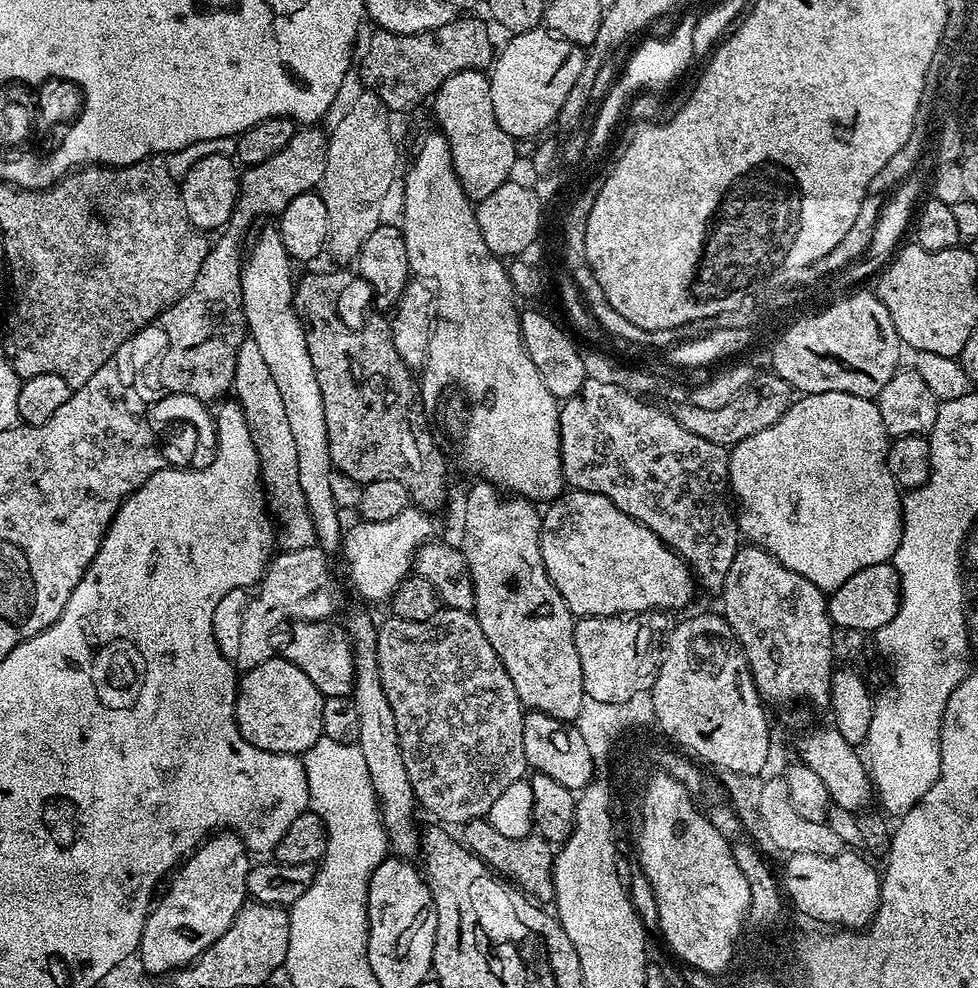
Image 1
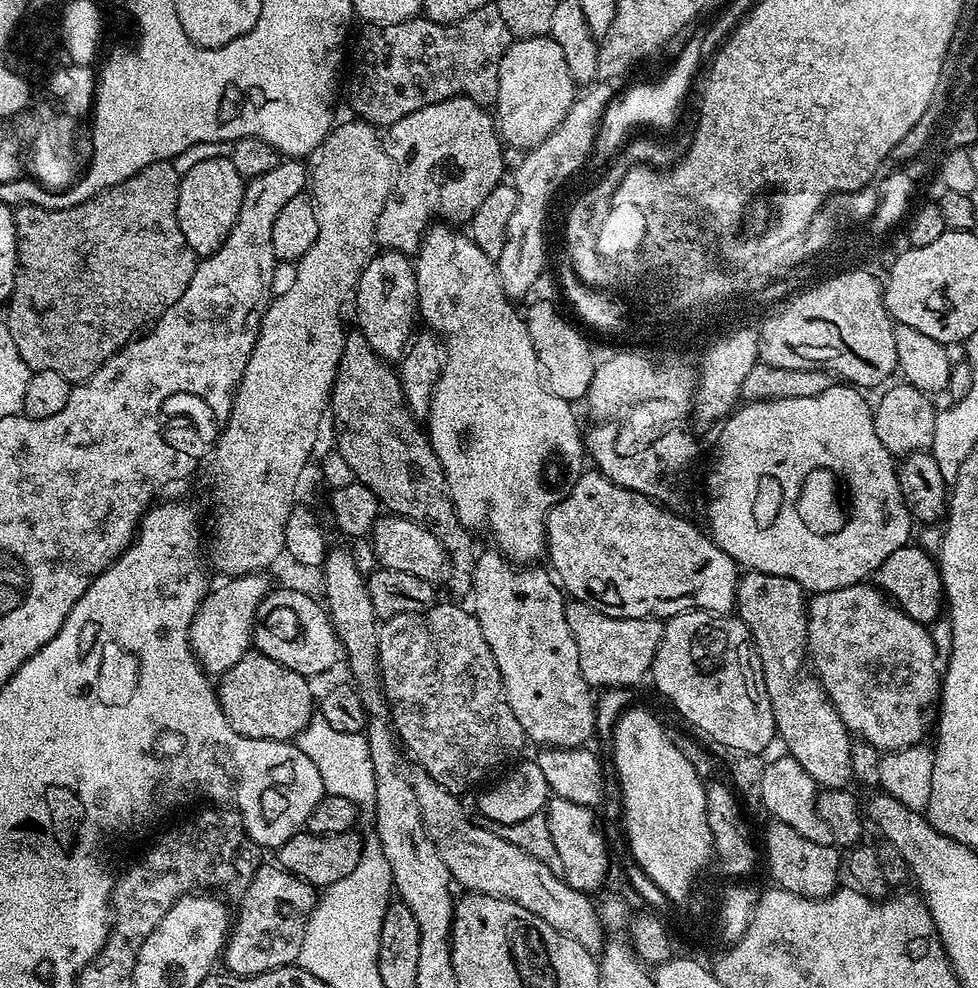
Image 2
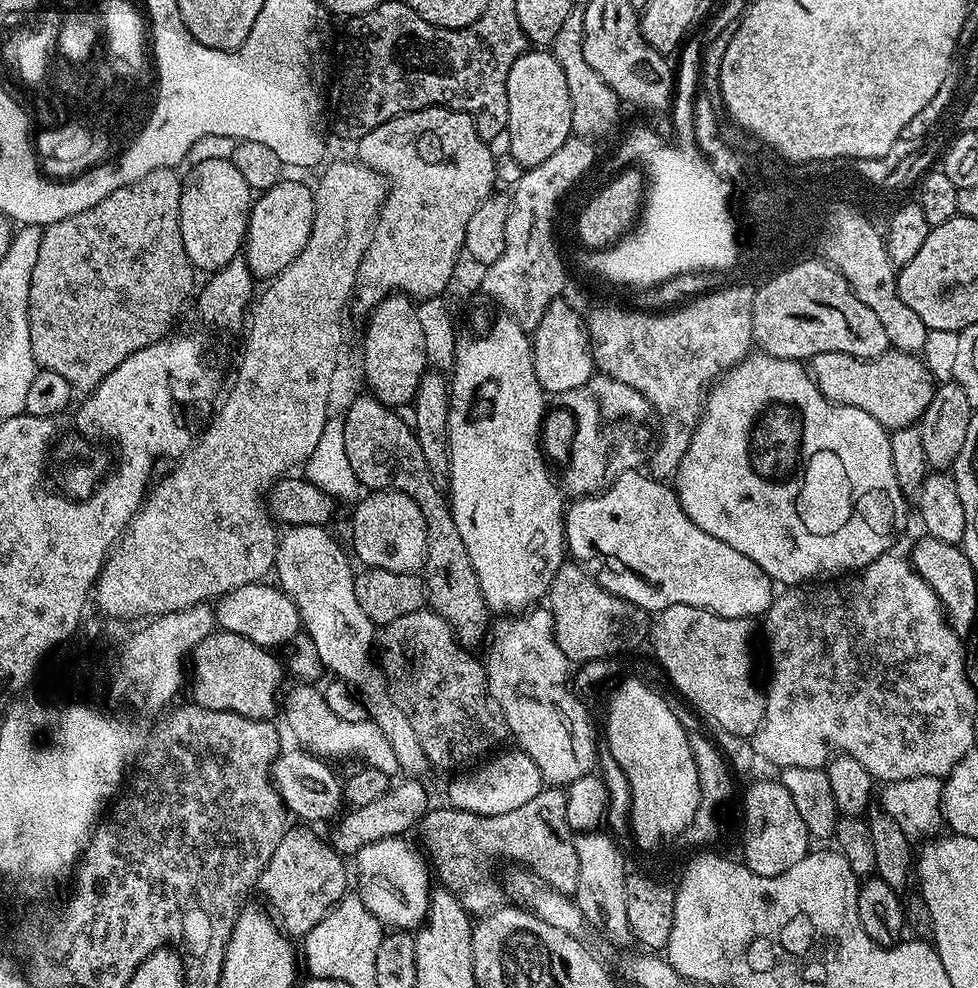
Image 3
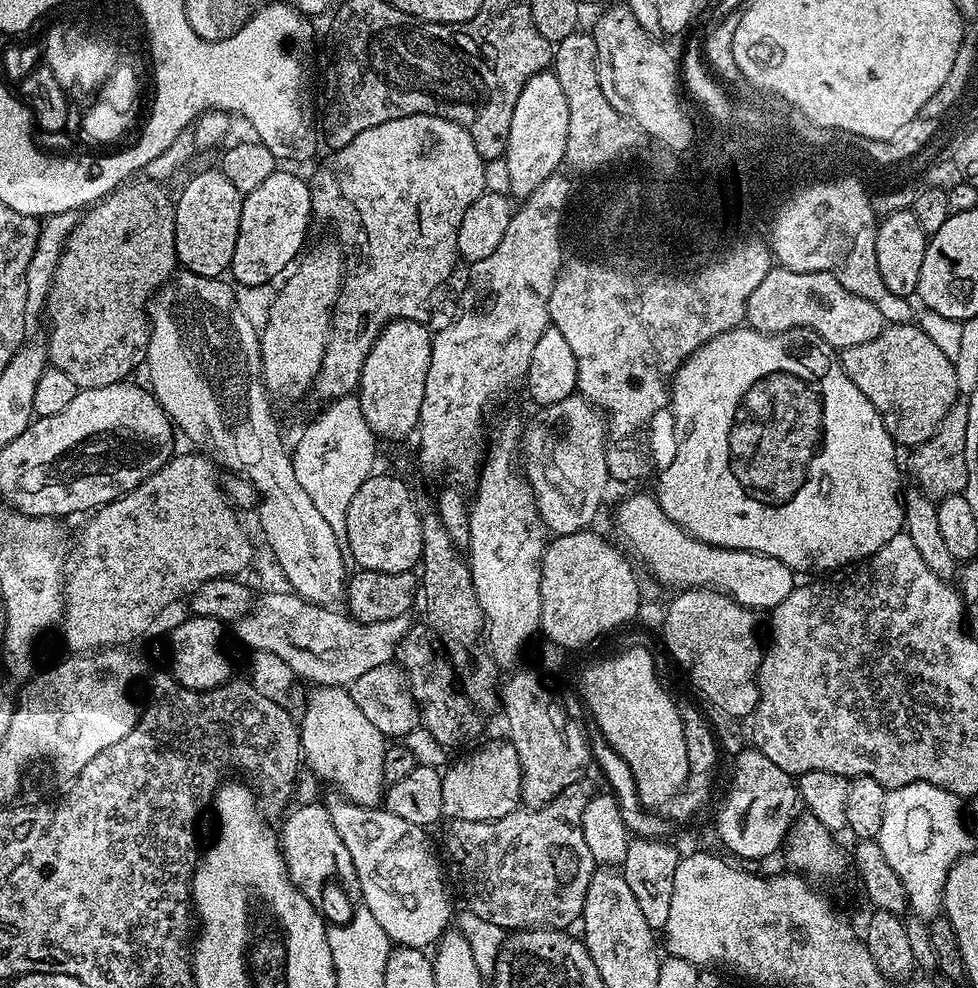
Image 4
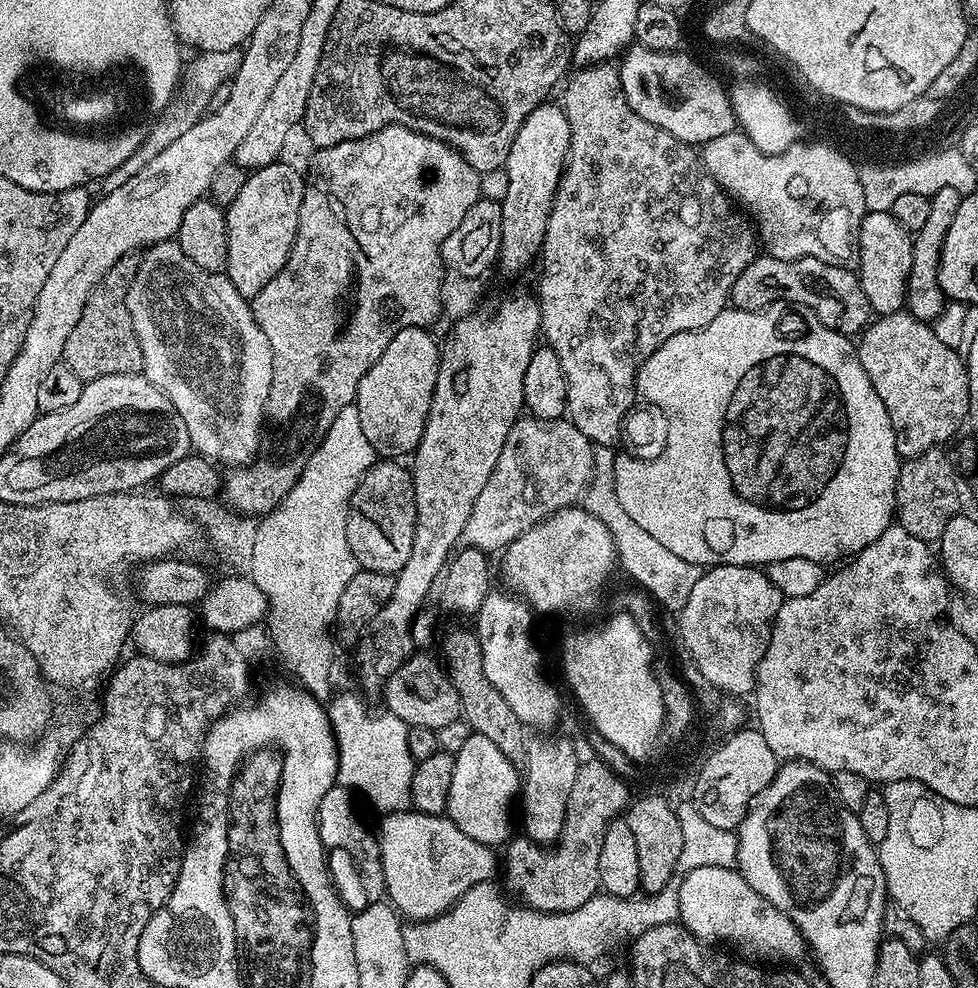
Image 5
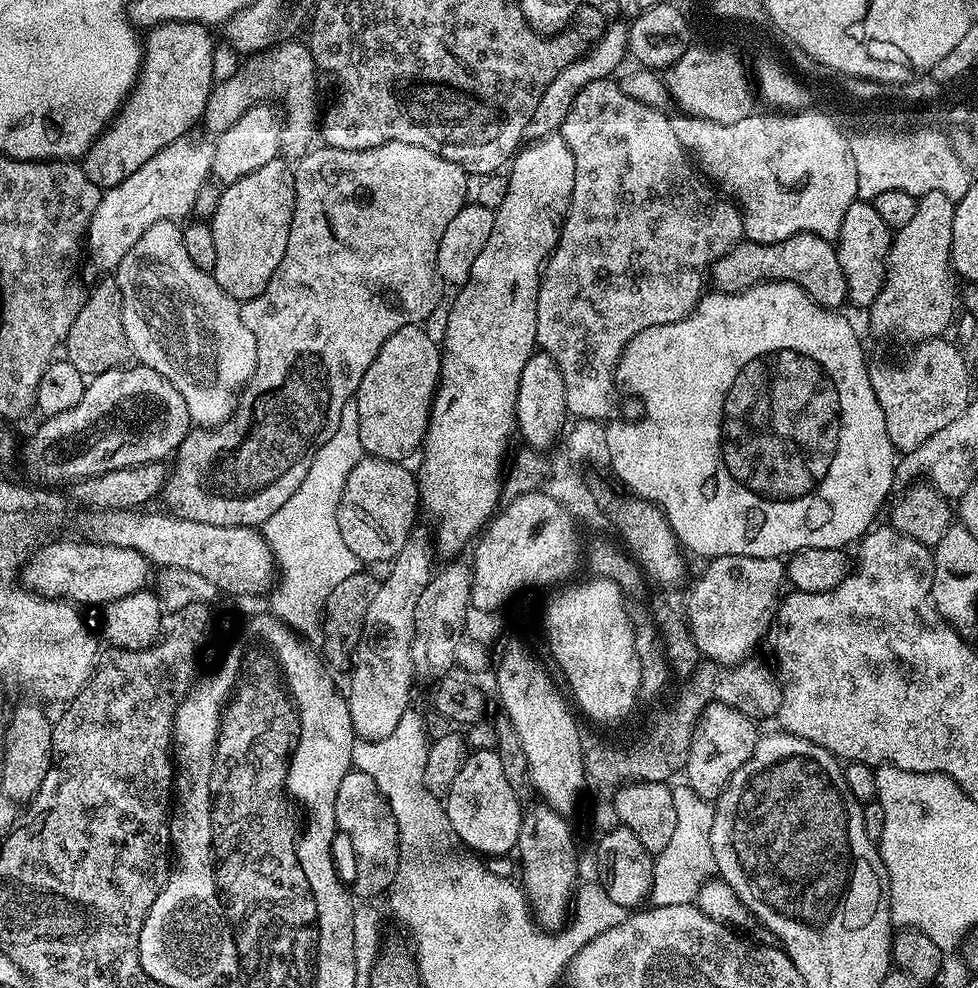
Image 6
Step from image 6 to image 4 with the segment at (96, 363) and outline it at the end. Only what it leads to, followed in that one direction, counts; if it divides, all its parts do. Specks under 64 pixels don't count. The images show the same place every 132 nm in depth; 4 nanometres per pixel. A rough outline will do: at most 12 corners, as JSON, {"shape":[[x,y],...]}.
{"shape":[[136,178],[81,215],[48,286],[77,389],[148,358],[176,205]]}

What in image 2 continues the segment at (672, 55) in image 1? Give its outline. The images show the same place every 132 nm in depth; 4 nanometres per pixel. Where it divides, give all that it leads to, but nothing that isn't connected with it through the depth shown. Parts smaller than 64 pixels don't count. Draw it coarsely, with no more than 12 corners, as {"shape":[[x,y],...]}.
{"shape":[[705,30],[687,40],[666,76],[609,102],[596,164],[624,135],[676,126],[702,58]]}

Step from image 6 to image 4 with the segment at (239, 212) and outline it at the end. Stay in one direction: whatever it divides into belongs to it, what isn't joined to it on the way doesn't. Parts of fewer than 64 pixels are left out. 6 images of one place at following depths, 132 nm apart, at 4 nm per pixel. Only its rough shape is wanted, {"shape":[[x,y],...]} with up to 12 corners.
{"shape":[[277,170],[247,192],[230,276],[287,273],[314,220],[312,189]]}

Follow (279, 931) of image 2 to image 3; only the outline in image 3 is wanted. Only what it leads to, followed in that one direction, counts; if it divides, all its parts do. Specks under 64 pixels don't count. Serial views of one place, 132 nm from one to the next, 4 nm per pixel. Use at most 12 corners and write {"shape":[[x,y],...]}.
{"shape":[[285,831],[258,881],[279,927],[307,936],[349,891],[345,857]]}

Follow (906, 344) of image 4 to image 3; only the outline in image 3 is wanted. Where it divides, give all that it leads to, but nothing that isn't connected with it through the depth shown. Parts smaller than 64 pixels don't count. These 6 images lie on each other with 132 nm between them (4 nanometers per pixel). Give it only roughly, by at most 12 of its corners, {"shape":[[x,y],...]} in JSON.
{"shape":[[823,352],[810,375],[832,404],[910,428],[937,385],[919,355]]}

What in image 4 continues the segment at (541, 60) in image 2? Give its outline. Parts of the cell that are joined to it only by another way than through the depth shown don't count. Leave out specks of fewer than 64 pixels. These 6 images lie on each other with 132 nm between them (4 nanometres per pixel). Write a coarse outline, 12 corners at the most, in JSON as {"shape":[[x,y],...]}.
{"shape":[[555,71],[518,94],[503,158],[529,196],[565,163],[570,130]]}

